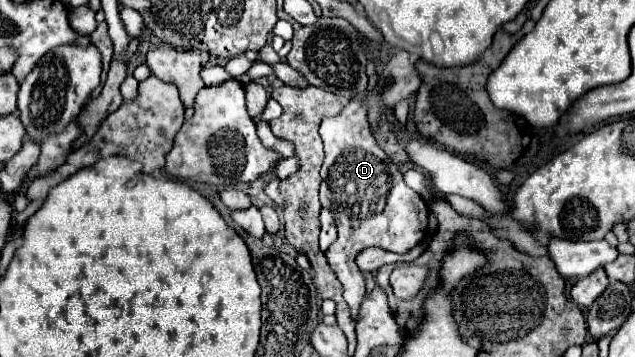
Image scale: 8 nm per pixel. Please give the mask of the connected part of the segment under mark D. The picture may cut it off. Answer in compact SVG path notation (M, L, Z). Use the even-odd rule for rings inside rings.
M361 94L349 100L337 116L325 118L319 134L325 144L325 162L321 166L321 204L323 208L333 210L339 230L339 238L329 246L325 256L345 288L343 298L347 300L353 318L357 318L359 304L365 296L365 280L355 266L355 256L369 246L405 254L421 244L427 236L429 206L403 182L397 164L393 164L377 146L369 132Z

